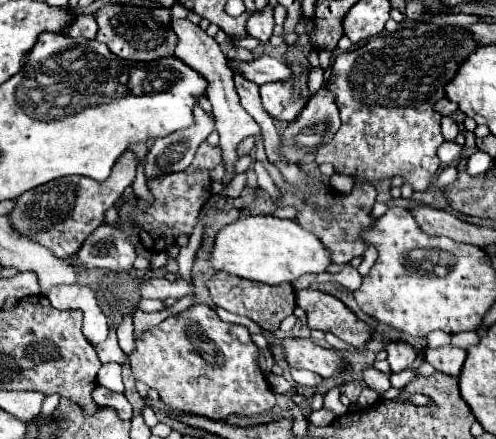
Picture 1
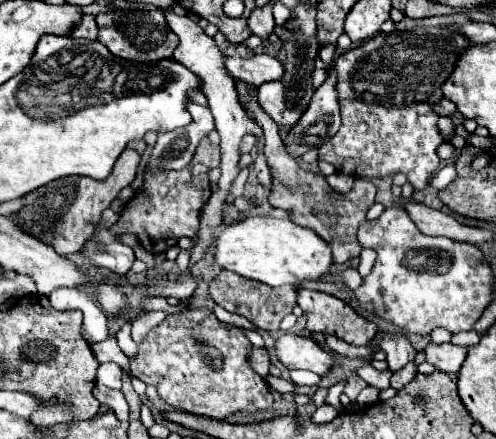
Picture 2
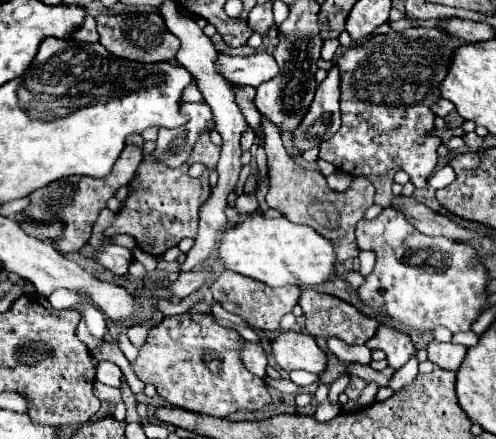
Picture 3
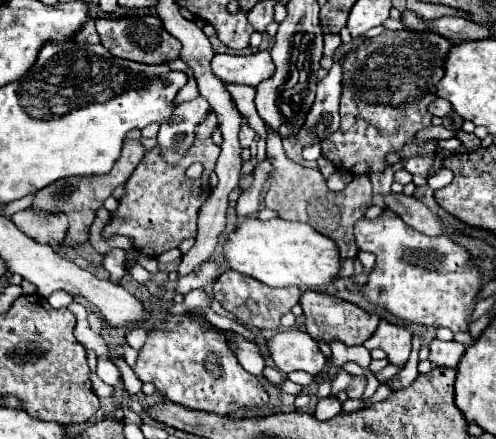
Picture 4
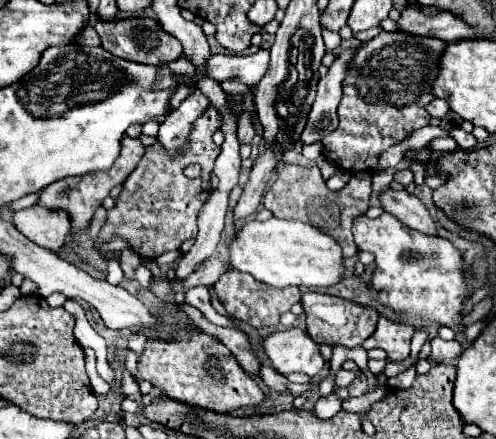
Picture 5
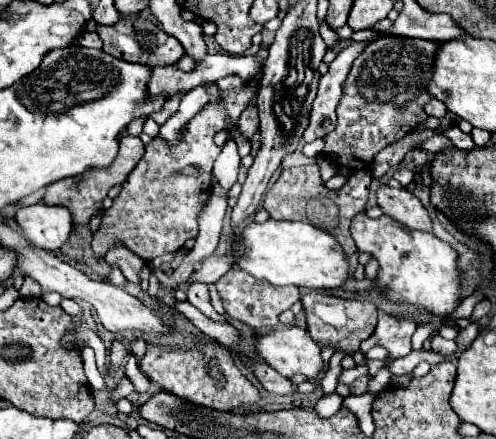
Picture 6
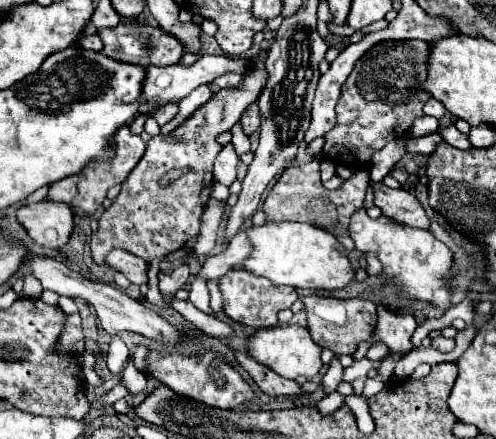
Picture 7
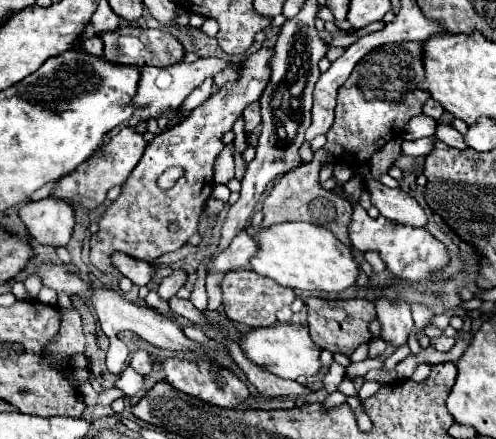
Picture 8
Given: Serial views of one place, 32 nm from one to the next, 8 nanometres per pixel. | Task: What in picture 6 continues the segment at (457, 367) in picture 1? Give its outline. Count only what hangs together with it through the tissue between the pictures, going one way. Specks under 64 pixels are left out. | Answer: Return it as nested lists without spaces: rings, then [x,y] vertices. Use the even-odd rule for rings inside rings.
[[[434,336],[432,338],[432,350],[446,356],[446,354],[452,354],[456,350],[456,342],[454,340],[446,340],[442,336]]]

